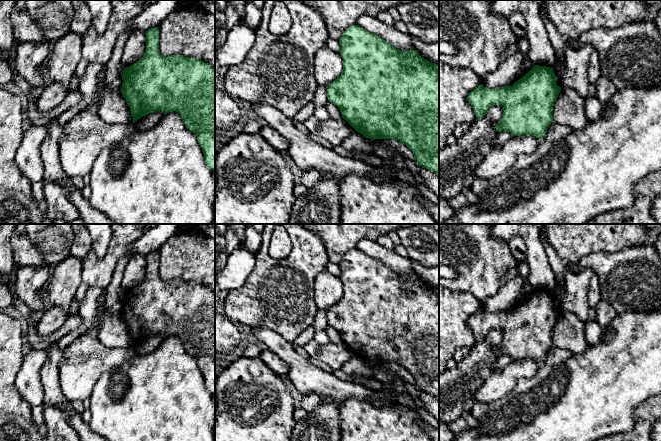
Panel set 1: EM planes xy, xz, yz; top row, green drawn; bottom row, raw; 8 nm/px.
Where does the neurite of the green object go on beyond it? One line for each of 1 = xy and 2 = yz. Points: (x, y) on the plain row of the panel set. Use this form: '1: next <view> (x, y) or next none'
1: next none
2: next none

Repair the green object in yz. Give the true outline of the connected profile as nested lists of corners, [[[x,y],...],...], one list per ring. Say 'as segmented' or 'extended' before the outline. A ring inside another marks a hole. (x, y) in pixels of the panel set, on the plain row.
as segmented | [[[534,289],[521,303],[512,310],[490,313],[480,308],[472,314],[467,321],[471,328],[476,343],[484,341],[488,333],[493,329],[503,331],[503,340],[495,350],[496,354],[508,355],[513,360],[531,359],[543,363],[549,349],[553,346],[552,334],[554,327],[561,315],[561,311],[556,308],[557,301],[553,292]]]

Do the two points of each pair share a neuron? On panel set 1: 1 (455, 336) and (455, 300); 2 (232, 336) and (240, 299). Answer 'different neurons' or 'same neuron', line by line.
1: same neuron
2: different neurons

